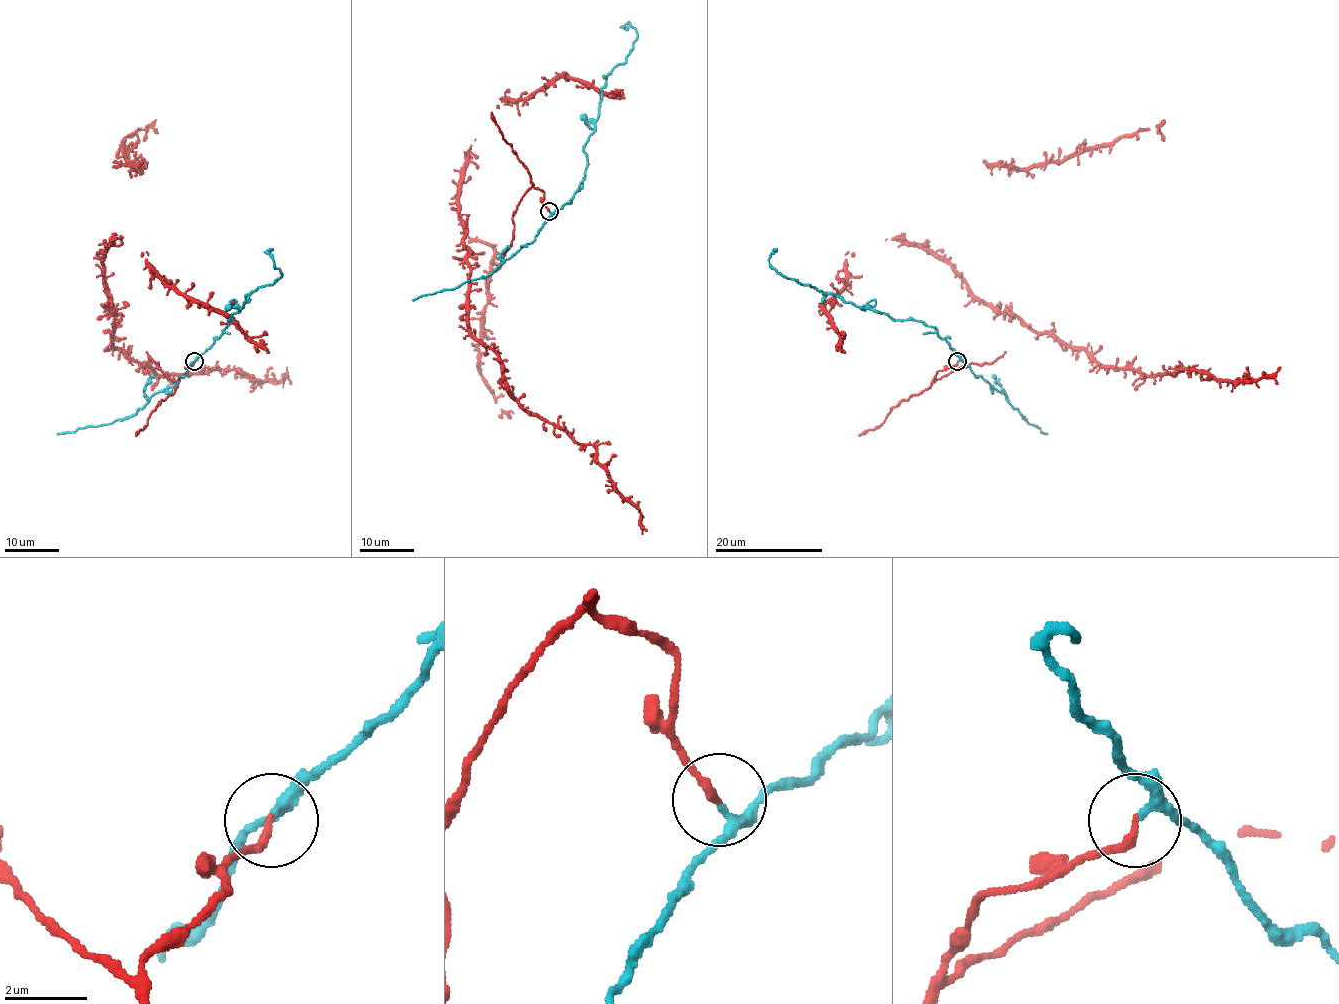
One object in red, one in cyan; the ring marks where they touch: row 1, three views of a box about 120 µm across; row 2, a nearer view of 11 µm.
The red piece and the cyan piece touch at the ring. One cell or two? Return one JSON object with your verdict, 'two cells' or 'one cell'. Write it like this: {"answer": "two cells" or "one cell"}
{"answer": "two cells"}

